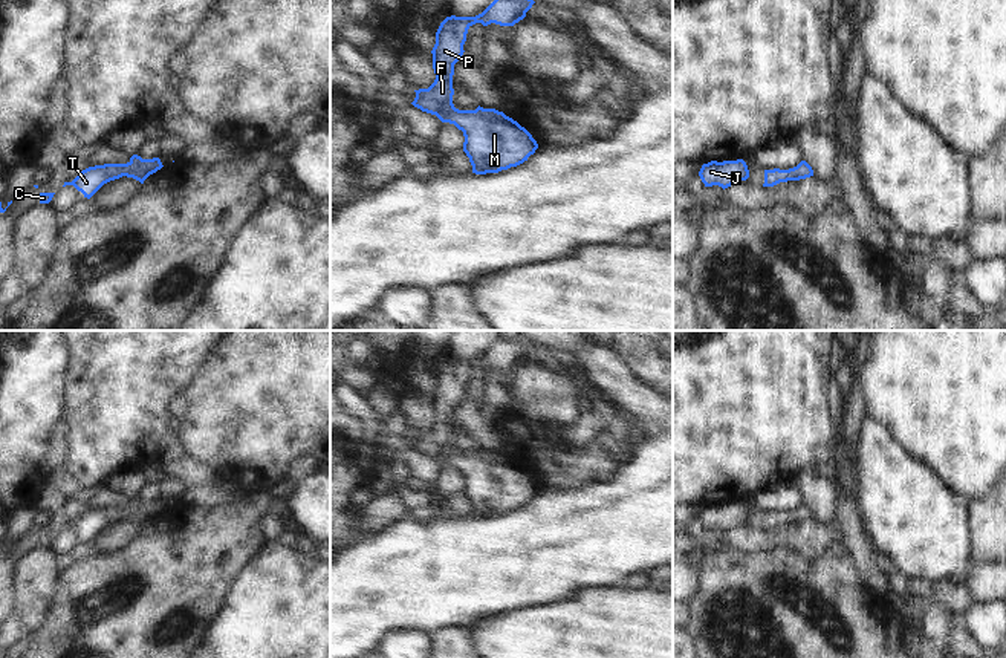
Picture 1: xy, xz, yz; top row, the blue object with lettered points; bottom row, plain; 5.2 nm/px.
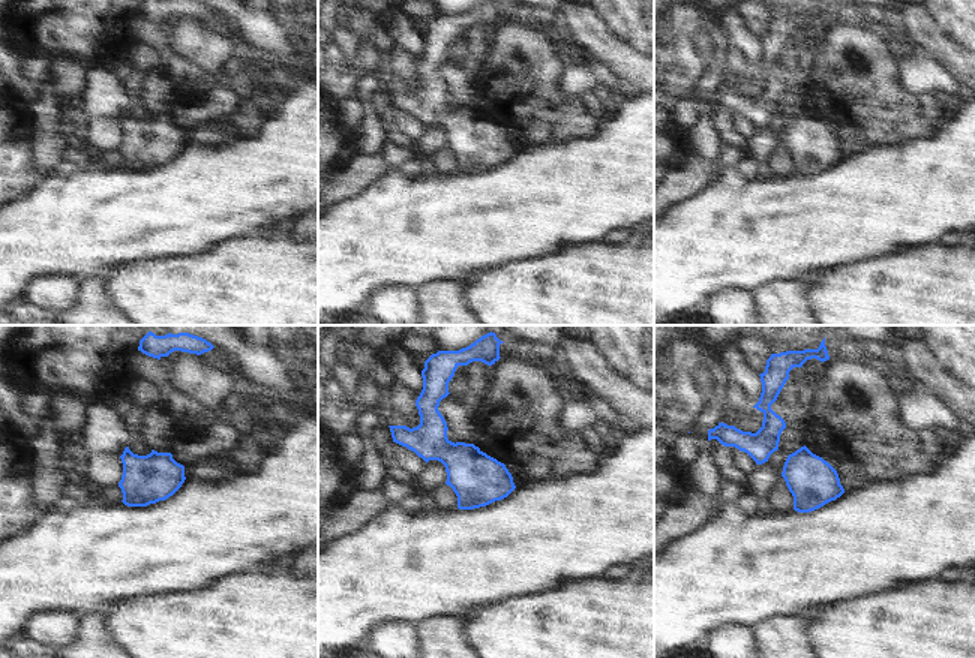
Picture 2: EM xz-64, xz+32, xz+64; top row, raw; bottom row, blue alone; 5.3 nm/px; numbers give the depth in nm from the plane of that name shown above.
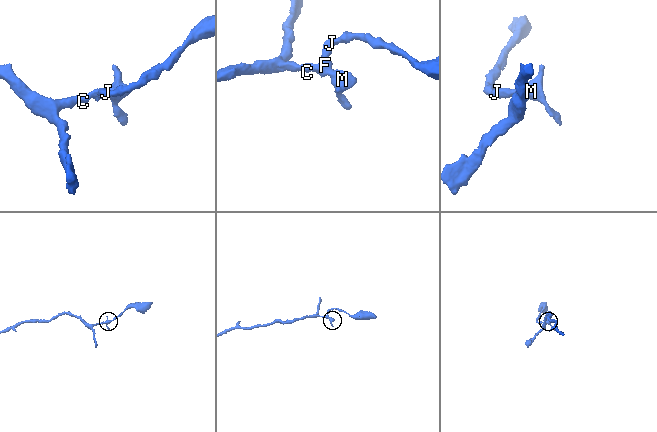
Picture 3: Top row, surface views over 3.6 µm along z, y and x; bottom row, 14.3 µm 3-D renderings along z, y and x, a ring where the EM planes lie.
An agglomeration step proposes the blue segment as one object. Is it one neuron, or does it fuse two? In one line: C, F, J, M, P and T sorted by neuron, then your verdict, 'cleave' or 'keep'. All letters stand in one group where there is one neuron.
C F J M P T; keep

